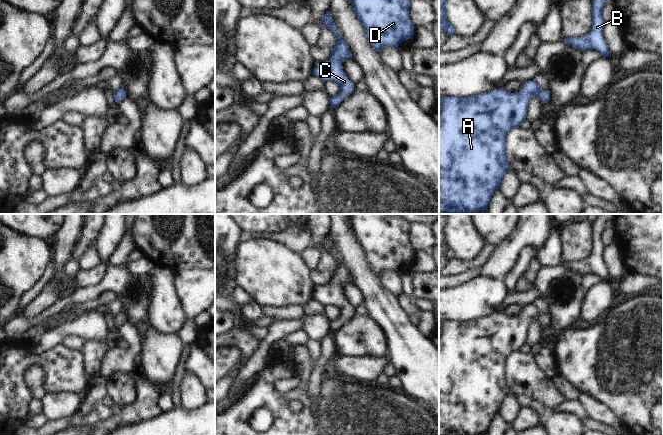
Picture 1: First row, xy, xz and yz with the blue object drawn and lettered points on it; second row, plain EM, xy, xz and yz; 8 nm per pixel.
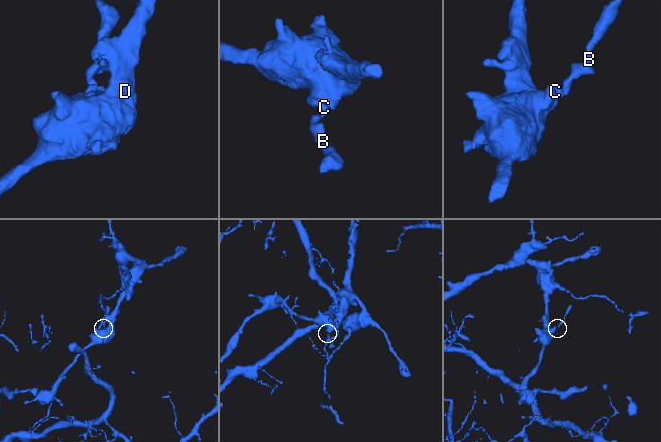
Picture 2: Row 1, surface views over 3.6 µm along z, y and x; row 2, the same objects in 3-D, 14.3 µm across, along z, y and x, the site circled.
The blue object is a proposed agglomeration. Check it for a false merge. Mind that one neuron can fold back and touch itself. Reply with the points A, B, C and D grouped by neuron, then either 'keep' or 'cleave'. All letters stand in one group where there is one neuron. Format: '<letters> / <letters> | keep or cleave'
A B C D | keep

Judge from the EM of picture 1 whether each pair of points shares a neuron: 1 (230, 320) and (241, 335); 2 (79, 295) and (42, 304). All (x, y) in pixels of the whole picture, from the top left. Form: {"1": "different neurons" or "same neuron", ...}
{"1": "different neurons", "2": "different neurons"}

